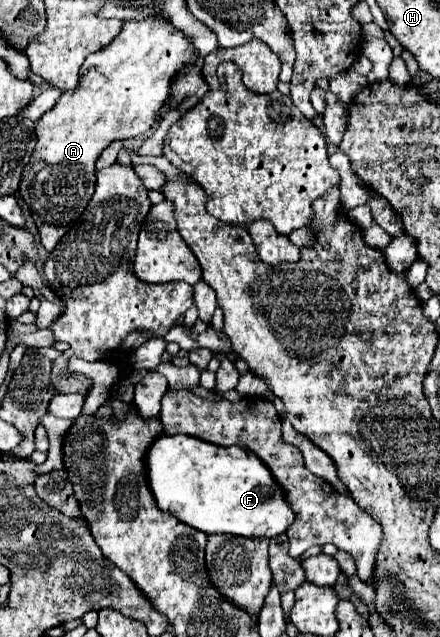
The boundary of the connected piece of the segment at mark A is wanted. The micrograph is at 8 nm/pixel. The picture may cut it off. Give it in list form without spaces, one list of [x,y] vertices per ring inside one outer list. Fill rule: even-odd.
[[[150,16],[146,20],[130,20],[124,22],[122,32],[100,52],[90,54],[80,68],[80,82],[74,90],[68,90],[60,96],[60,100],[36,122],[36,148],[30,156],[30,164],[22,172],[20,194],[28,204],[34,222],[38,226],[42,246],[52,252],[58,240],[70,230],[74,220],[88,206],[94,184],[96,184],[96,168],[94,162],[100,152],[112,140],[126,140],[144,134],[156,122],[158,112],[168,102],[172,92],[174,76],[182,70],[182,66],[196,64],[198,54],[194,52],[194,44],[170,24],[170,20],[162,20],[160,16]]]

